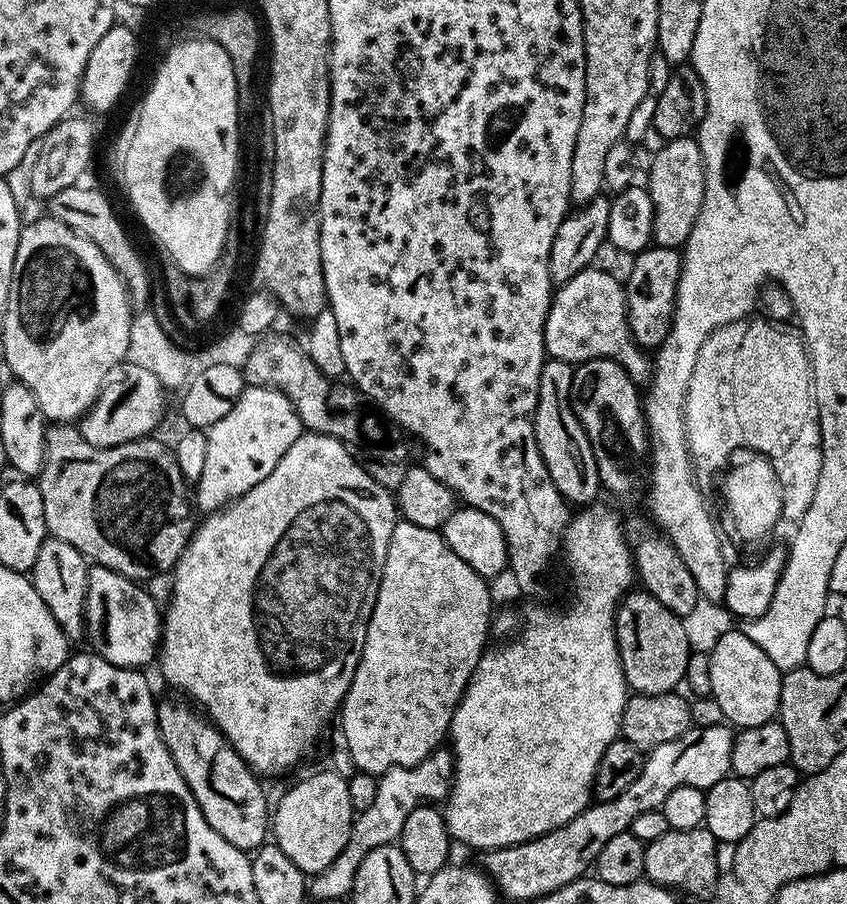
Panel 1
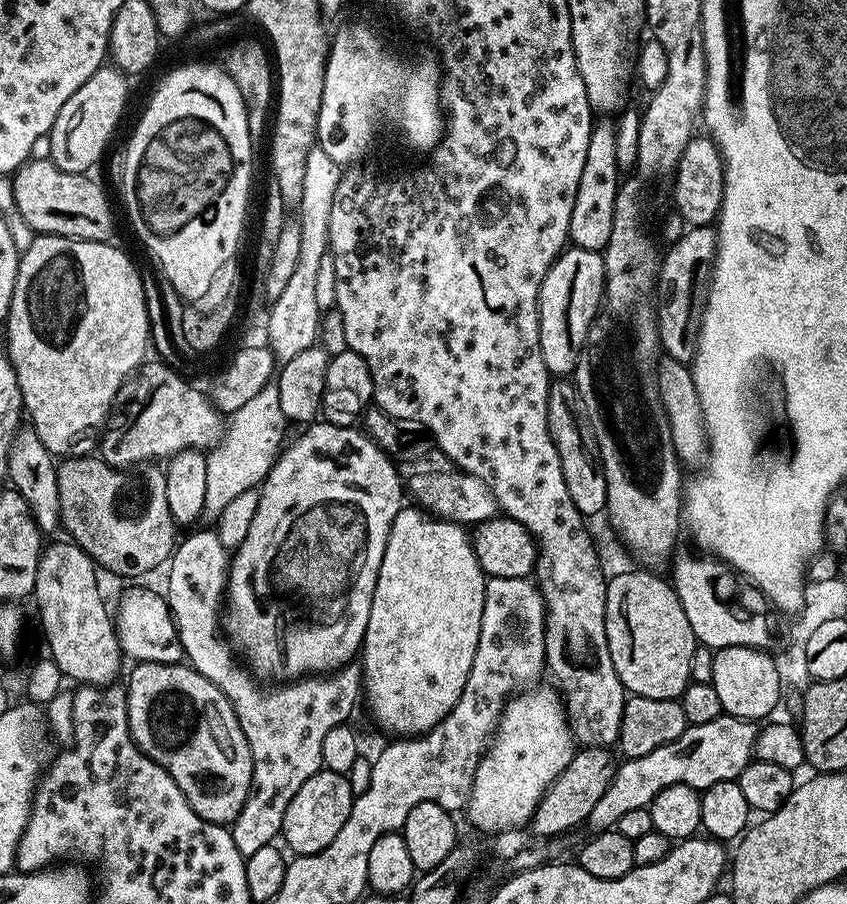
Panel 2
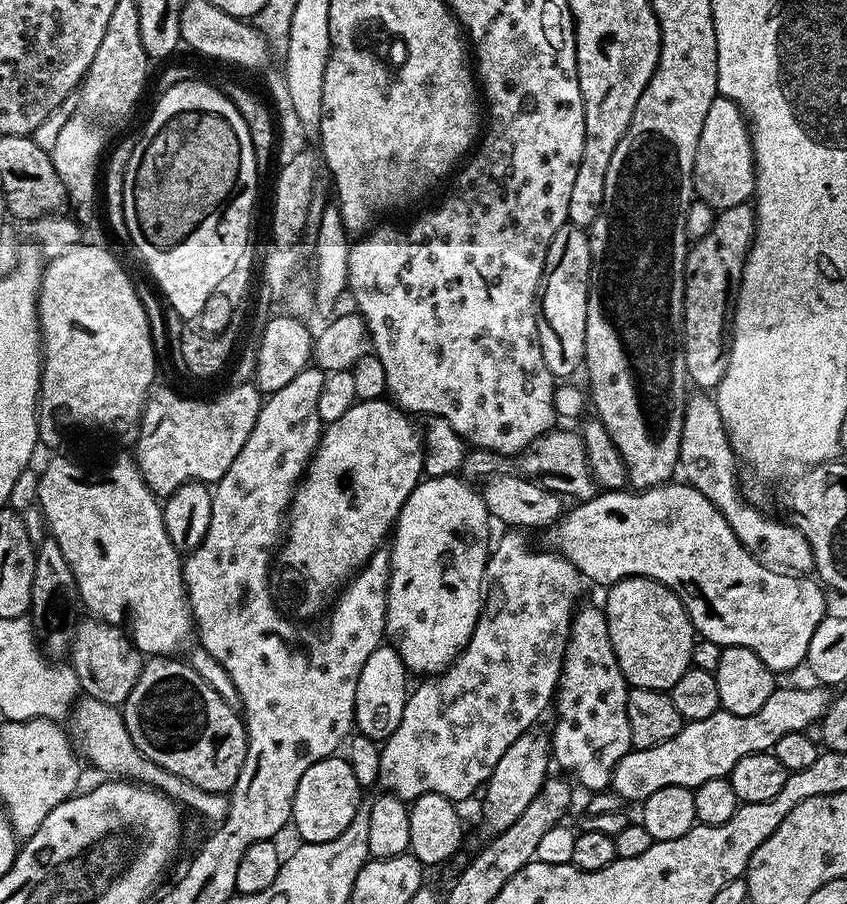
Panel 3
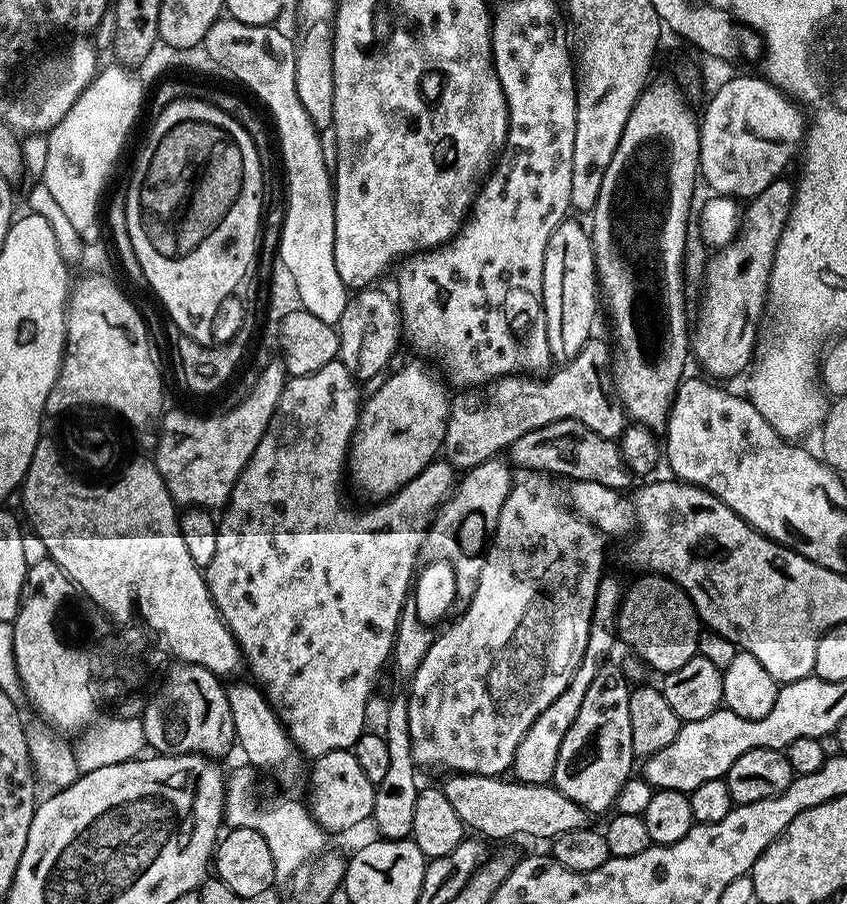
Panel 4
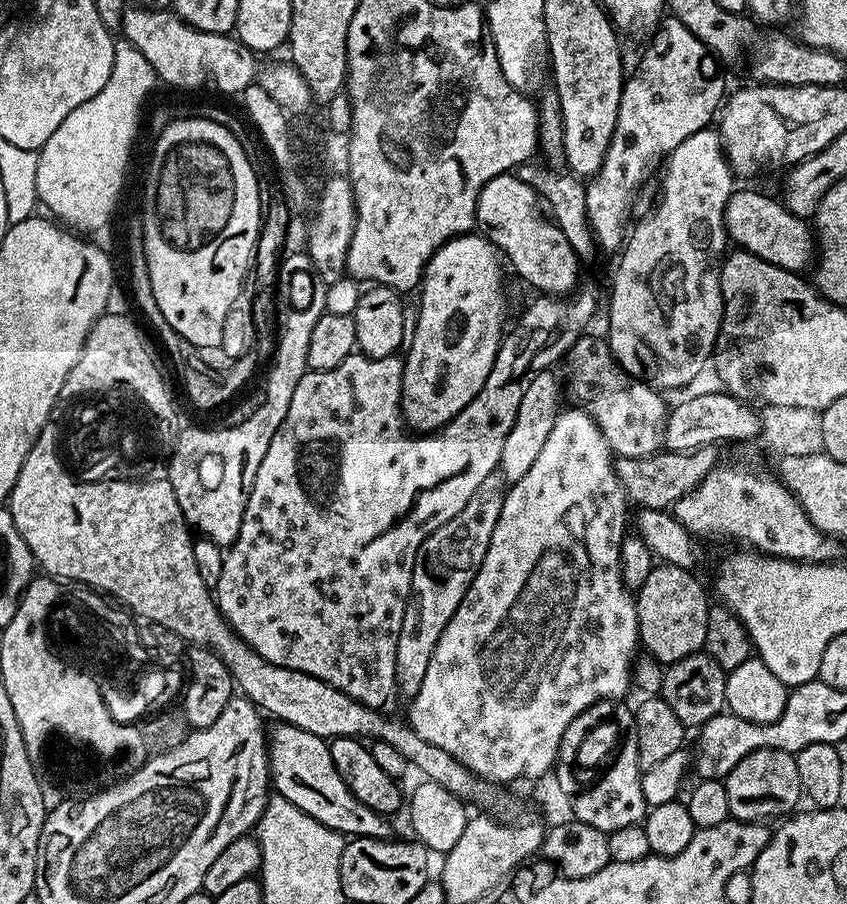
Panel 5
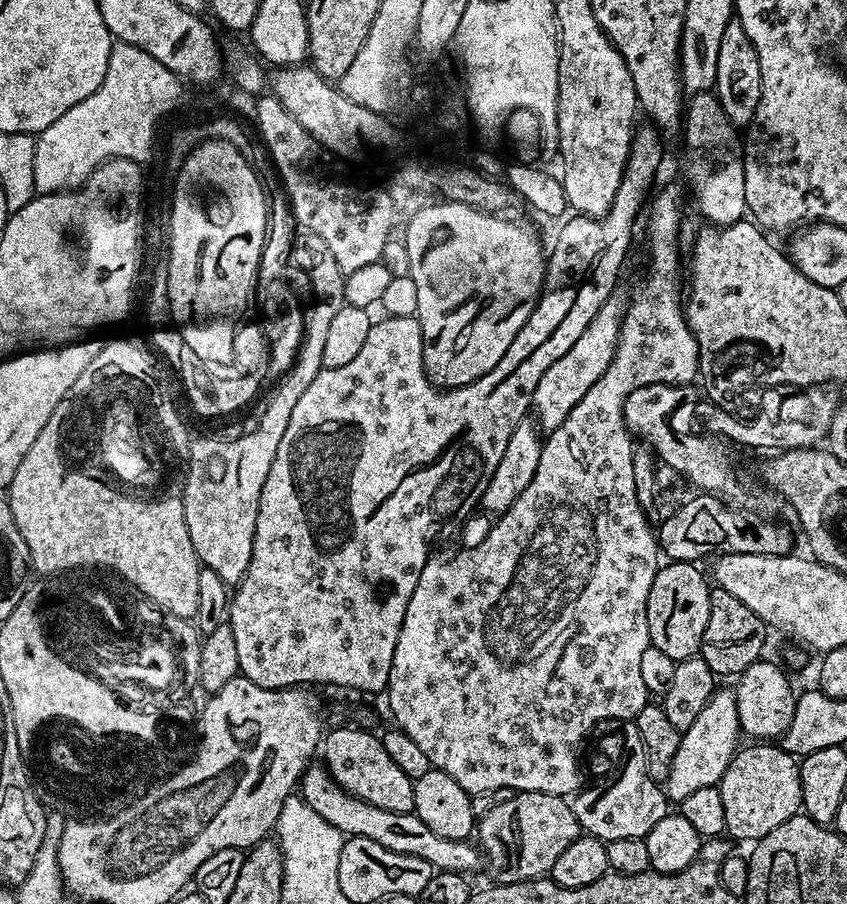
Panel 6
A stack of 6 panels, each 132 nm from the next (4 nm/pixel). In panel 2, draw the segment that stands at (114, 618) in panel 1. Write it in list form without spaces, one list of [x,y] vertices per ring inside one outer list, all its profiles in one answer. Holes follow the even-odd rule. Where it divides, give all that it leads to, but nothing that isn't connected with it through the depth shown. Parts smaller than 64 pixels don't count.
[[[132,588],[114,608],[114,623],[121,653],[132,662],[162,662],[178,664],[185,659],[184,647],[176,637],[176,623],[163,595],[148,588]]]

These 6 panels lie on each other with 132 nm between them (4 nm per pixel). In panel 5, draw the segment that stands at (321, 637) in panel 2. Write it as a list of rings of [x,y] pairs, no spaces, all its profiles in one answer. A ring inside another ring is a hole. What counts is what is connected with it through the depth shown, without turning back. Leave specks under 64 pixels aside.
[[[469,234],[467,236],[456,236],[452,240],[447,240],[440,249],[428,260],[428,265],[424,267],[422,283],[419,285],[420,304],[418,303],[416,332],[410,336],[410,343],[407,345],[408,356],[404,360],[404,377],[402,378],[402,394],[400,395],[400,410],[404,418],[405,425],[409,429],[420,434],[435,432],[451,422],[459,412],[466,410],[470,402],[486,386],[486,378],[490,378],[490,370],[496,361],[496,355],[500,349],[500,342],[505,335],[504,328],[504,292],[500,287],[504,284],[504,272],[500,269],[501,253],[495,244],[483,234]]]

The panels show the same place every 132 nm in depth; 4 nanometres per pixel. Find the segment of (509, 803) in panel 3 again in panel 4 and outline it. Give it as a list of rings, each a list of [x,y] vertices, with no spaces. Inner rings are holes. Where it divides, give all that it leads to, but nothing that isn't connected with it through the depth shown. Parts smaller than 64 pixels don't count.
[[[611,572],[601,577],[598,593],[595,594],[590,633],[587,635],[586,651],[582,656],[582,662],[571,676],[566,690],[534,720],[530,730],[523,736],[522,742],[518,744],[518,749],[515,751],[511,771],[513,777],[520,783],[546,784],[551,781],[554,770],[557,768],[558,750],[561,749],[562,739],[565,738],[566,731],[570,730],[570,726],[578,716],[586,692],[594,678],[597,677],[597,670],[603,667],[611,657],[609,654],[614,642],[616,643],[616,618],[625,591],[623,582],[621,584],[619,578],[612,575]]]

